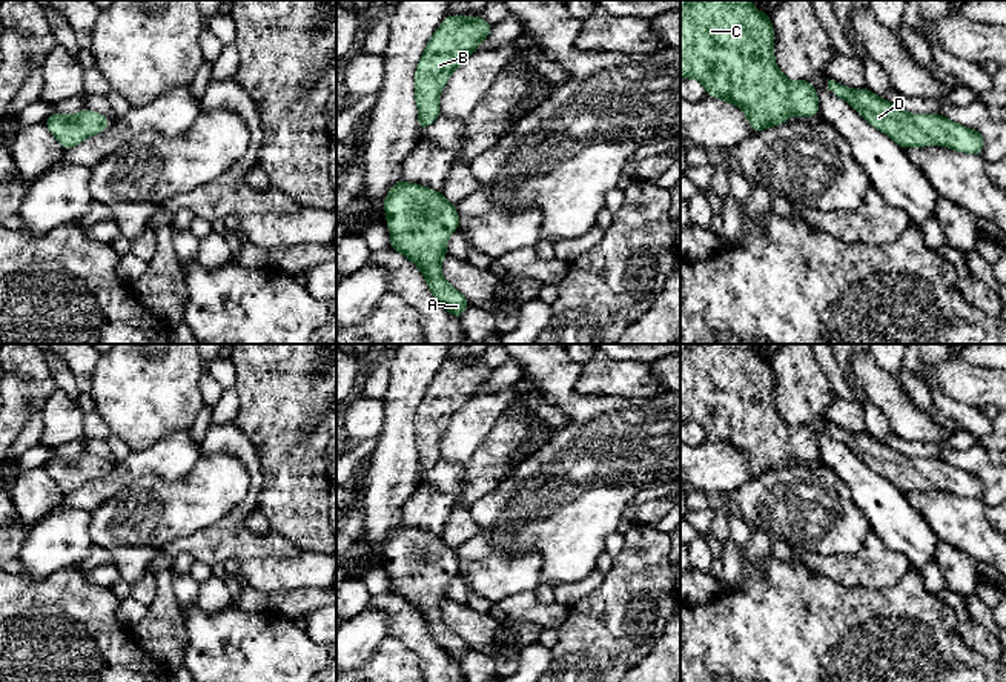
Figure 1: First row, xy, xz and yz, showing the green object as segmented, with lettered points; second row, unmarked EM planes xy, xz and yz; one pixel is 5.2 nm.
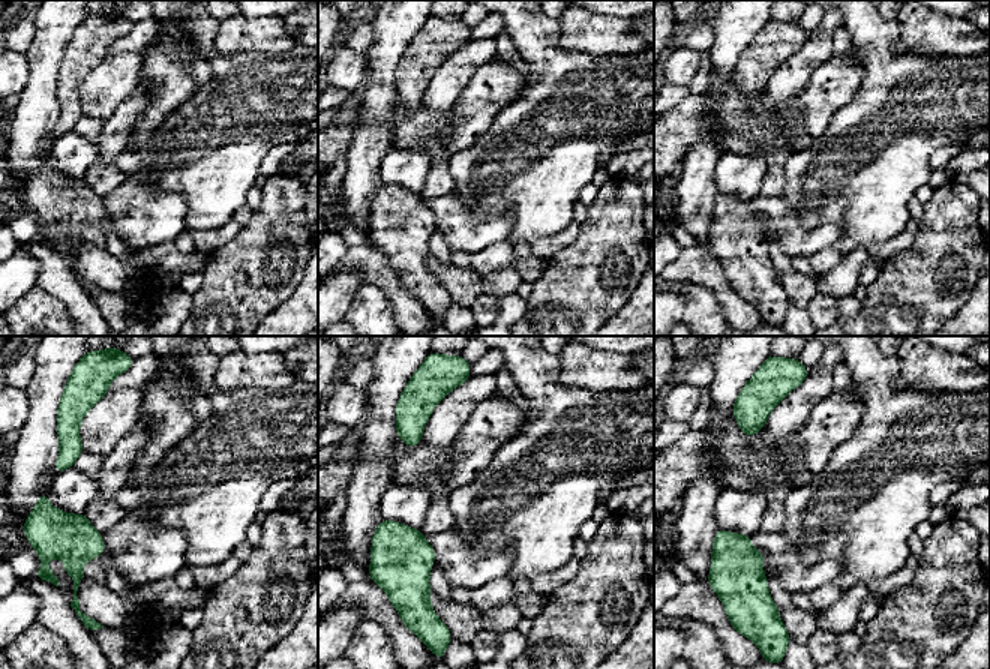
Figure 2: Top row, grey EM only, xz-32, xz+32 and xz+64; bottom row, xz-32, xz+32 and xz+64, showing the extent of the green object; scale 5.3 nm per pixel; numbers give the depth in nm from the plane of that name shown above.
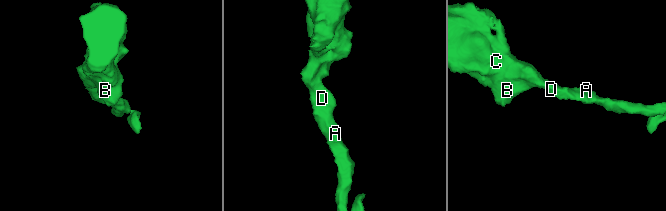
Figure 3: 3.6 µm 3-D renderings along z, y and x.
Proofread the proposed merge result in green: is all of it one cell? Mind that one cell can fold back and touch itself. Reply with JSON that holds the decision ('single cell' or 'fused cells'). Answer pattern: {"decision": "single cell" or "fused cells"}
{"decision": "single cell"}

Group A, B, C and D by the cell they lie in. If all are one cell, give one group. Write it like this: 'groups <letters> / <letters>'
groups A B C D

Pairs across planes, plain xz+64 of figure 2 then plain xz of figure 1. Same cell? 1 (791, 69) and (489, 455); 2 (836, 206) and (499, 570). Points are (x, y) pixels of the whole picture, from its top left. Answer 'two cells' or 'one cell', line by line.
1: two cells
2: two cells

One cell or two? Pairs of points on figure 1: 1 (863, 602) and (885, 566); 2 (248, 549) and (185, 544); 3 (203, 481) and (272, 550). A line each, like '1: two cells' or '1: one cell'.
1: two cells
2: one cell
3: two cells

